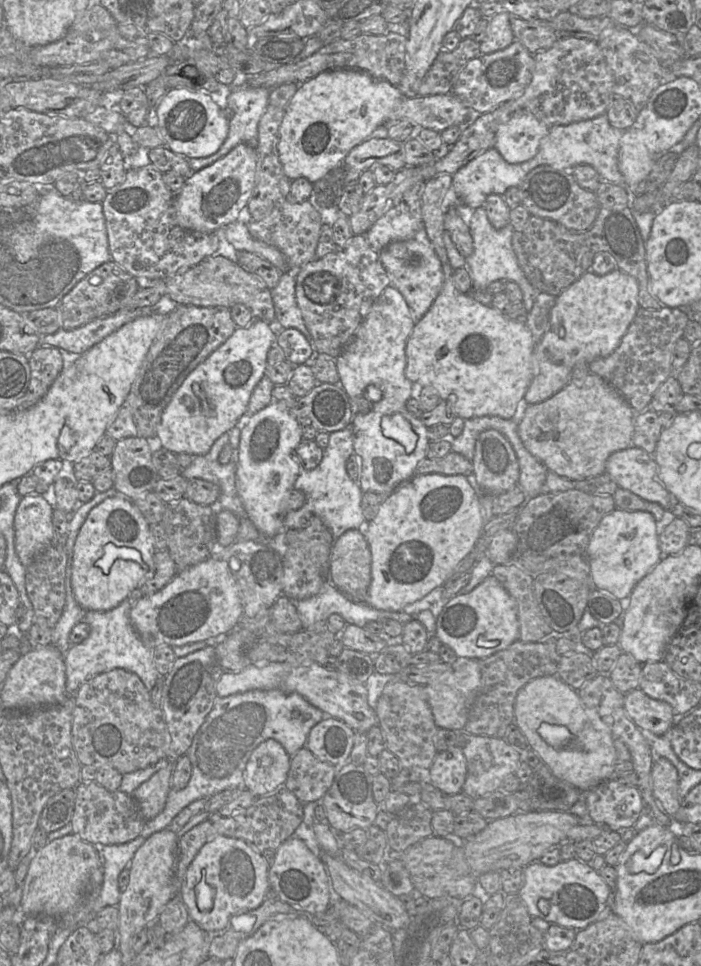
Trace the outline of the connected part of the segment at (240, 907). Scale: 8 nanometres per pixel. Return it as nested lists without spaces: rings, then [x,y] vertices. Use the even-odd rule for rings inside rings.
[[[218,835],[206,842],[190,863],[180,884],[179,897],[188,910],[190,920],[206,932],[232,927],[230,921],[233,916],[258,908],[266,899],[266,893],[271,887],[268,878],[269,867],[262,854],[244,840]]]

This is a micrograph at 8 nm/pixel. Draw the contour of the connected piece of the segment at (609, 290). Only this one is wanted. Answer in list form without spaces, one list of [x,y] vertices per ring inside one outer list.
[[[616,268],[605,275],[597,275],[589,270],[559,294],[551,310],[549,330],[544,333],[534,348],[533,378],[524,395],[525,402],[537,404],[547,400],[571,382],[571,372],[576,365],[590,364],[598,358],[609,356],[619,346],[640,309],[638,291],[637,280]]]

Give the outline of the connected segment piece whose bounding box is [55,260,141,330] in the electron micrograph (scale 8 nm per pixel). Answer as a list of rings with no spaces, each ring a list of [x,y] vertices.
[[[114,261],[102,264],[80,280],[55,307],[61,316],[61,329],[74,329],[118,312],[140,288],[138,280]]]

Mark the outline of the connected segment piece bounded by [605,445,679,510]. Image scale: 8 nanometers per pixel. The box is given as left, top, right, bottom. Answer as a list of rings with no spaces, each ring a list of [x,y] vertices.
[[[634,445],[612,453],[606,461],[605,473],[618,487],[658,503],[665,510],[679,503],[660,481],[659,467],[653,455]]]

